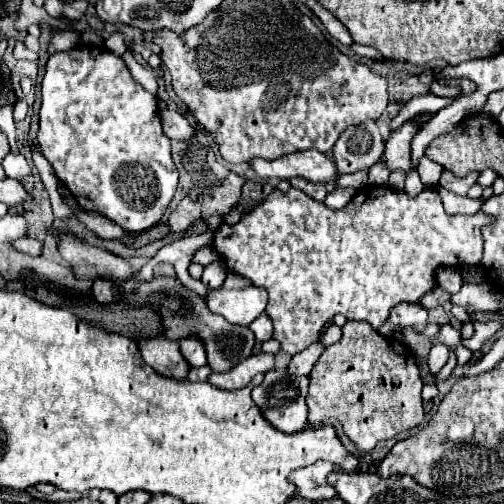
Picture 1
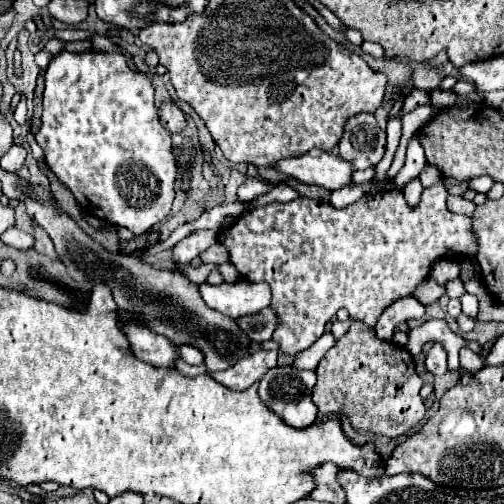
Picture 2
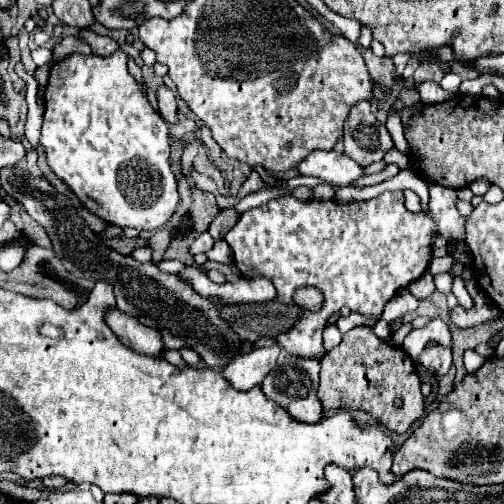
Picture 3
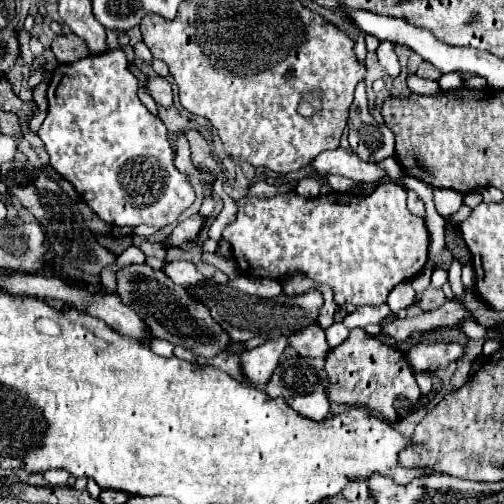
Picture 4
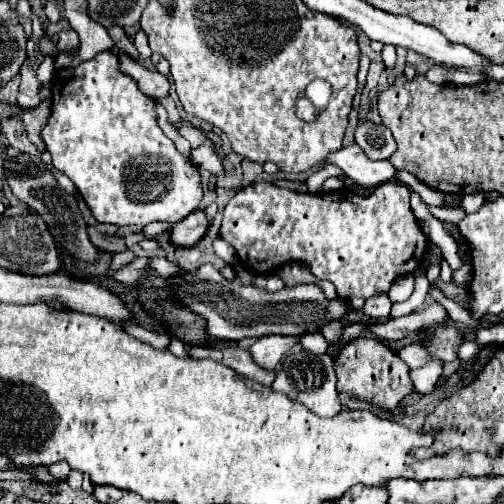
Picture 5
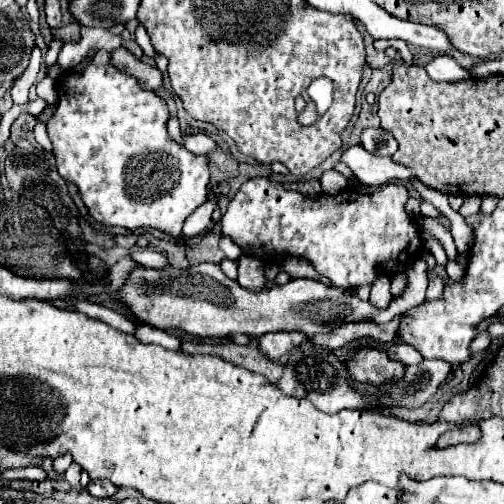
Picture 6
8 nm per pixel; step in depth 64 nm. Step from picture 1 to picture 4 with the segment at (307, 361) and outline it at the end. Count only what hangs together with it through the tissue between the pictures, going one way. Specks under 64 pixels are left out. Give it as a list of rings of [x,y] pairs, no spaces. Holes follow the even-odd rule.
[[[336,322],[334,326],[330,326],[330,328],[326,330],[326,338],[330,340],[330,346],[332,346],[332,348],[340,346],[340,344],[348,338],[348,334],[350,334],[350,328],[346,328],[346,326],[340,324],[340,322]]]

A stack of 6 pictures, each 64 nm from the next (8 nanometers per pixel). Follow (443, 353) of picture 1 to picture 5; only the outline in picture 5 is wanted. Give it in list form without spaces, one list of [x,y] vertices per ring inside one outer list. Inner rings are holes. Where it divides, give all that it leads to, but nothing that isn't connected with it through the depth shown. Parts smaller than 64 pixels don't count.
[[[478,340],[464,342],[464,344],[460,346],[460,350],[458,350],[460,360],[468,360],[468,358],[472,358],[472,356],[474,356],[474,354],[478,354],[482,348],[484,348],[484,344],[482,344],[482,342],[478,342]],[[408,344],[408,346],[402,346],[400,350],[394,350],[394,352],[408,364],[408,368],[420,368],[430,358],[430,354],[426,352],[426,348],[422,344]]]

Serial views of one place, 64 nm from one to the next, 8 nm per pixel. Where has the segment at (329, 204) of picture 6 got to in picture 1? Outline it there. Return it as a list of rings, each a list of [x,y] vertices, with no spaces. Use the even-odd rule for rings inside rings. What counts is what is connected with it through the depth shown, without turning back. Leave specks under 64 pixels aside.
[[[364,186],[364,188],[360,188],[360,192],[354,196],[354,200],[352,200],[348,206],[344,206],[342,210],[332,210],[332,208],[328,208],[326,204],[316,202],[316,200],[312,200],[310,196],[306,196],[304,192],[292,188],[288,194],[272,192],[272,194],[266,198],[264,204],[260,204],[260,206],[256,206],[254,210],[242,214],[242,218],[240,218],[238,224],[234,224],[234,226],[222,224],[222,226],[216,230],[216,234],[214,234],[214,248],[216,248],[216,252],[222,256],[222,260],[226,262],[228,270],[232,270],[232,272],[236,272],[236,274],[240,274],[240,276],[252,280],[254,286],[262,286],[262,288],[268,290],[270,300],[268,300],[266,312],[270,314],[270,318],[272,318],[272,322],[274,322],[274,336],[272,336],[272,338],[280,342],[280,346],[282,346],[284,352],[288,352],[288,354],[294,356],[294,354],[302,352],[304,348],[308,348],[312,342],[316,342],[316,336],[322,332],[322,328],[326,326],[326,322],[334,318],[334,314],[344,312],[348,320],[364,320],[364,322],[368,322],[374,330],[378,330],[378,328],[386,322],[388,312],[390,312],[392,306],[396,306],[396,304],[402,302],[402,300],[406,300],[406,302],[420,302],[420,298],[422,298],[424,294],[428,294],[428,292],[436,286],[436,276],[434,276],[434,274],[436,274],[436,268],[438,268],[438,266],[478,264],[480,258],[482,258],[482,244],[484,244],[484,240],[482,240],[482,230],[480,230],[480,228],[482,228],[484,224],[488,224],[488,222],[492,222],[492,218],[486,216],[486,214],[482,214],[482,212],[476,212],[476,214],[472,214],[472,216],[460,216],[460,214],[458,214],[458,216],[450,216],[450,214],[446,214],[444,208],[442,208],[440,194],[438,194],[438,190],[434,190],[434,188],[424,188],[416,198],[410,198],[406,192],[402,192],[402,190],[390,190],[388,186],[376,186],[376,188]]]

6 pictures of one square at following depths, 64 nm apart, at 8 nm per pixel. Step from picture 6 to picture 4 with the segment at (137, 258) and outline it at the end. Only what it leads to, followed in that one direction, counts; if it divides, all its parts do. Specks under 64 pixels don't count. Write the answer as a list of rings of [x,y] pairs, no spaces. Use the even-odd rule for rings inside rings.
[[[168,262],[162,272],[176,284],[180,286],[188,286],[188,284],[200,284],[206,278],[194,268],[194,264],[190,262]]]

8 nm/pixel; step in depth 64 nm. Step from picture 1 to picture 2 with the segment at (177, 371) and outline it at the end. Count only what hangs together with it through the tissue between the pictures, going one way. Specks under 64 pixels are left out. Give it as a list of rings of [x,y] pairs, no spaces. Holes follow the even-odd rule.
[[[136,322],[120,324],[120,332],[128,338],[130,350],[138,360],[160,368],[174,368],[174,360],[178,358],[178,348],[170,344],[166,336],[160,336]]]

